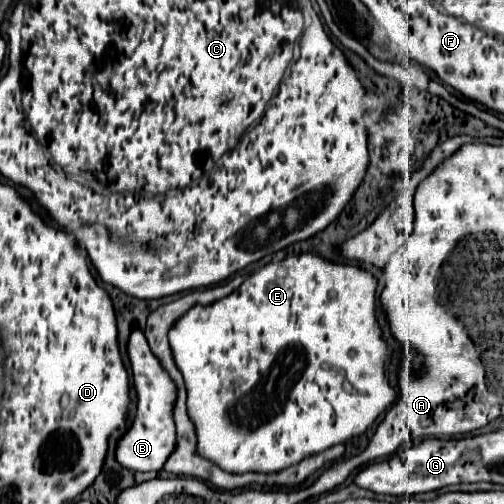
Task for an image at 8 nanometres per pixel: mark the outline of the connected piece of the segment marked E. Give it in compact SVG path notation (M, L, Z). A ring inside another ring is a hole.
M315 254L289 256L281 262L271 262L247 278L231 296L215 302L213 306L193 306L169 332L169 344L175 356L175 362L185 378L187 386L187 408L189 416L197 428L197 454L215 462L225 472L243 474L243 472L279 472L287 466L301 462L305 456L323 452L335 444L343 444L349 438L363 434L373 420L389 408L397 392L391 388L385 364L389 358L387 344L381 338L381 328L377 322L377 302L375 302L375 278L363 268L349 264L331 264Z

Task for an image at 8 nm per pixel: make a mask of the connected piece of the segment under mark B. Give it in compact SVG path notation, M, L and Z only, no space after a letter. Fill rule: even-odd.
M135 330L131 334L127 350L137 390L137 414L131 430L127 430L127 434L117 444L117 460L133 472L159 472L165 466L165 458L173 454L173 448L177 444L177 432L171 414L177 400L177 386L173 386L173 380L169 380L169 372L165 372L157 356L153 356L141 330Z

